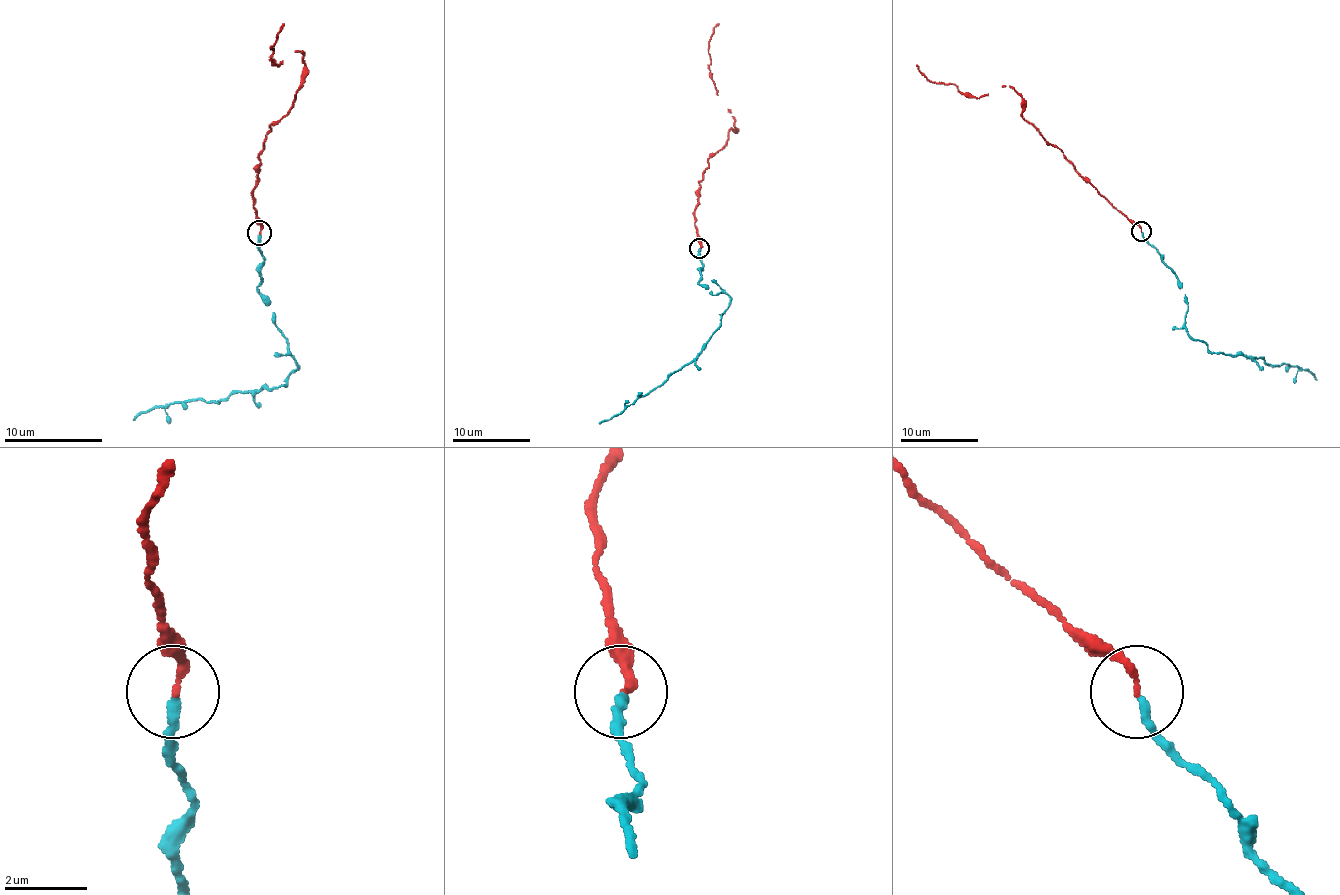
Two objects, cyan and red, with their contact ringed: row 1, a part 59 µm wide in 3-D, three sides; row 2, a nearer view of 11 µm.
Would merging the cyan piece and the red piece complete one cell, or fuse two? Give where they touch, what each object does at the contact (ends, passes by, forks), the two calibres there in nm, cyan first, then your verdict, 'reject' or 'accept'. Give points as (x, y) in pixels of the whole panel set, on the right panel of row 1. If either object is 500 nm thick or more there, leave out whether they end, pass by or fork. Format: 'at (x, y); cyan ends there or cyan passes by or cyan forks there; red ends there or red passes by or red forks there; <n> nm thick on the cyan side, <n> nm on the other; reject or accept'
at (1141, 231); cyan ends there; red ends there; 200 nm thick on the cyan side, 180 nm on the other; accept

